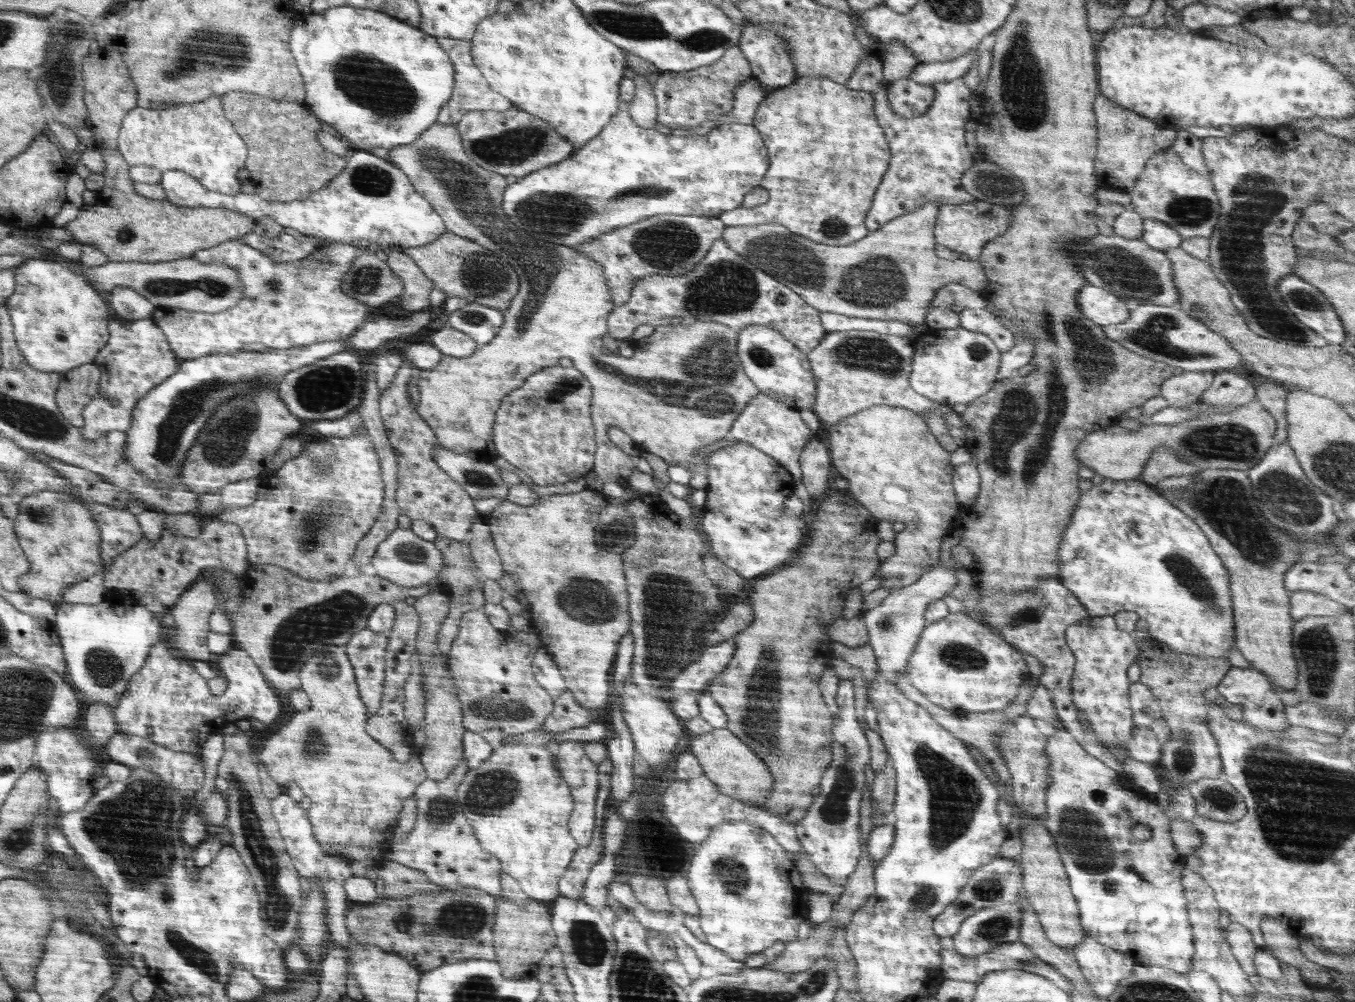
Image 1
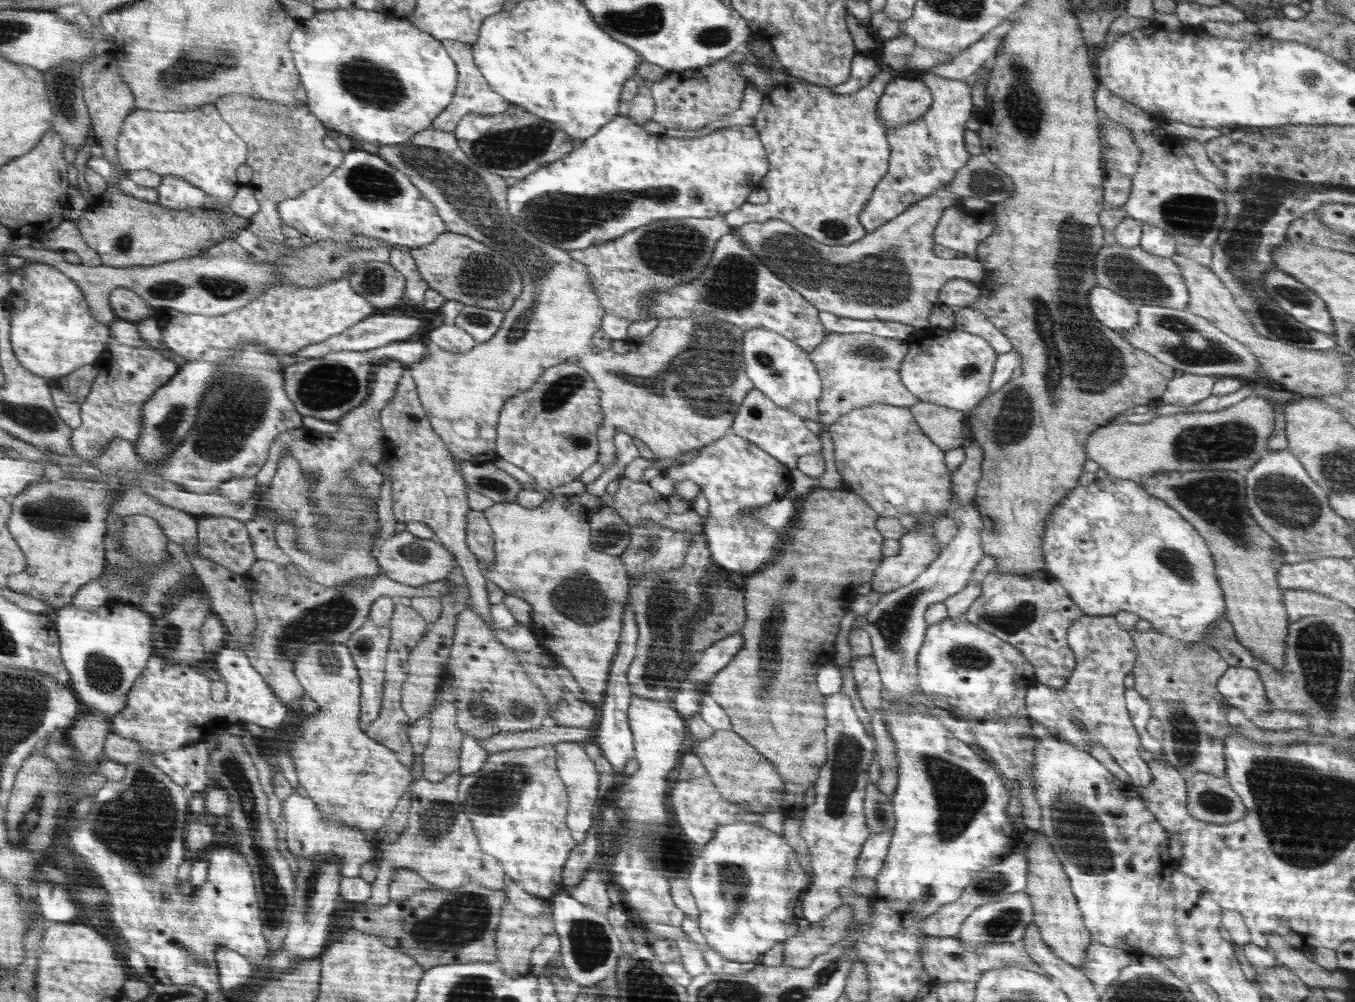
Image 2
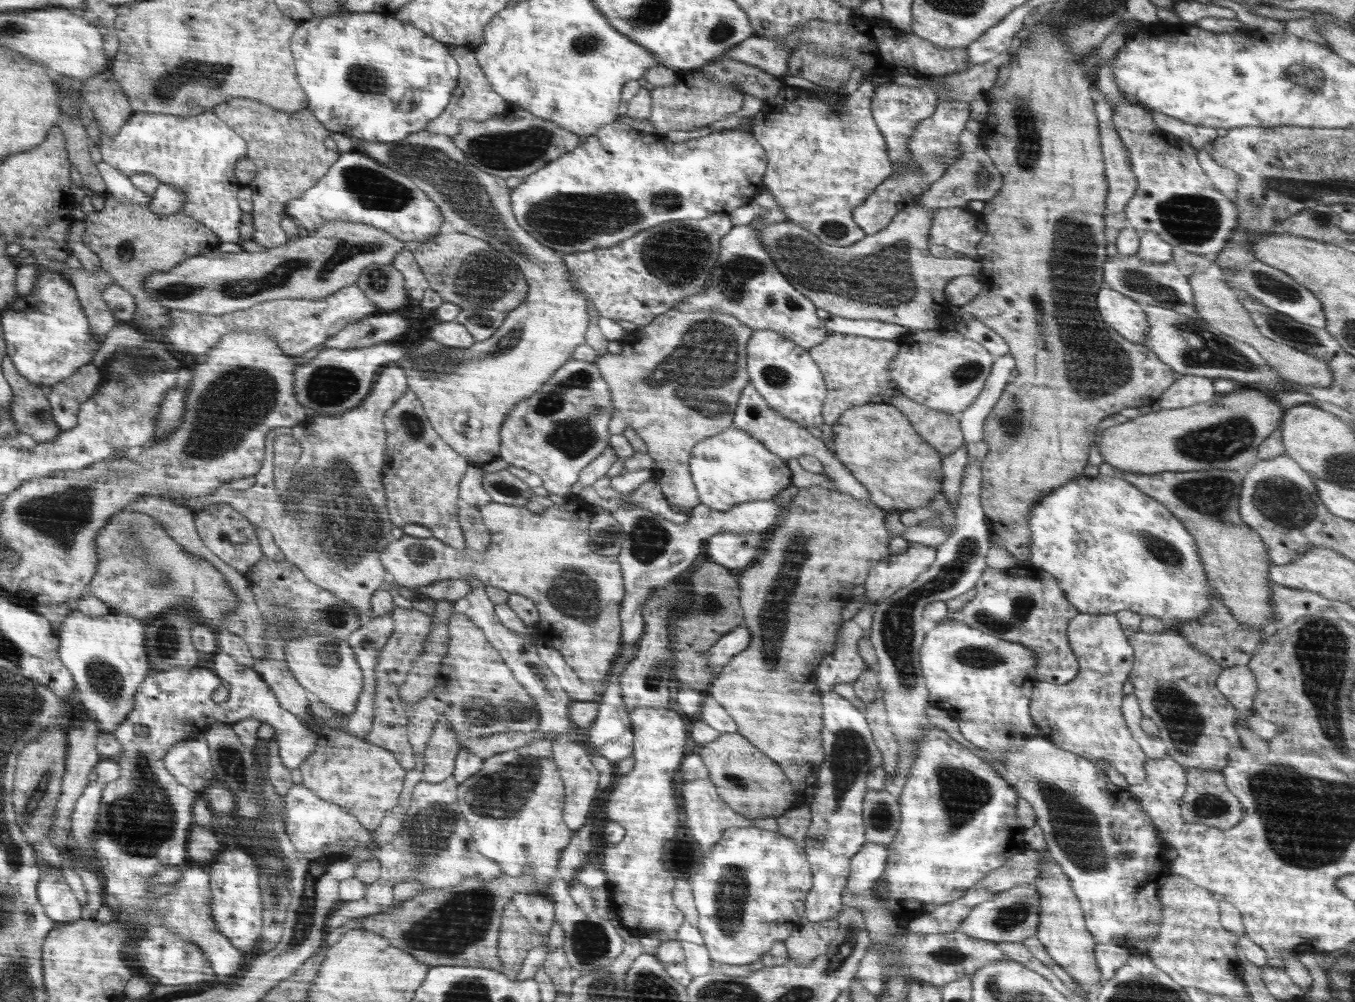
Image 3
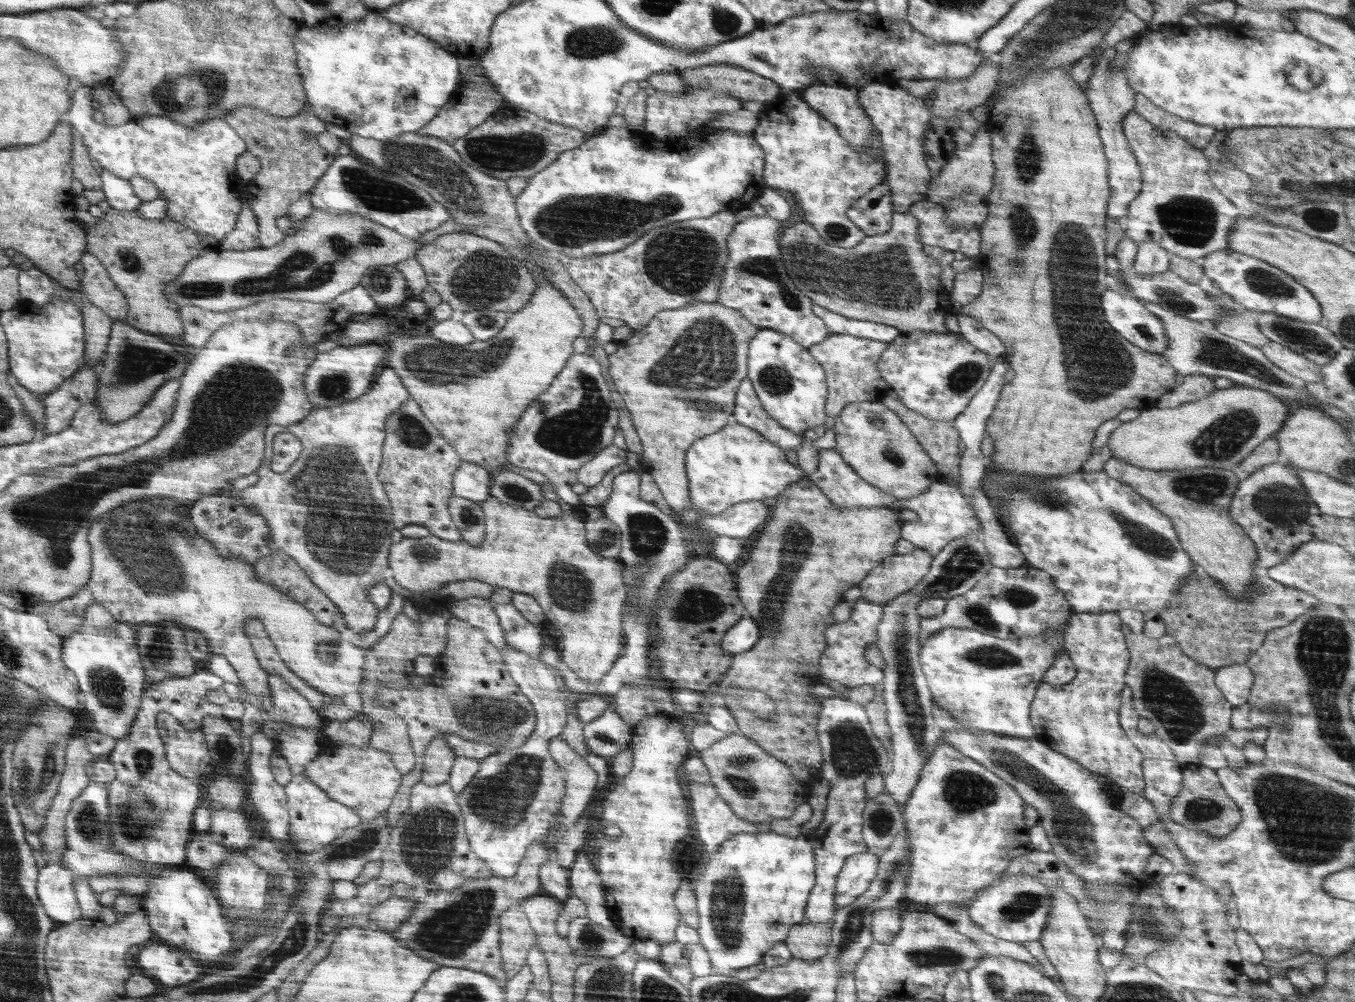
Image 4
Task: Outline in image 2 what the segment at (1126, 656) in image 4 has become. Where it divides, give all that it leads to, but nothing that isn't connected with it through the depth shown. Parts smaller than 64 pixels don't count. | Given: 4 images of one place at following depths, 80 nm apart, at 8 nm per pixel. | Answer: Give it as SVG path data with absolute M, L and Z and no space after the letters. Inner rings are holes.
M1084 615L1068 629L1067 643L1074 651L1076 666L1064 689L1056 691L1036 682L1025 694L1026 712L1044 734L1068 740L1088 753L1088 741L1099 742L1128 773L1133 786L1148 786L1153 776L1138 747L1140 740L1126 706L1124 678L1134 668L1137 648L1132 632L1118 626L1114 615ZM1078 721L1080 725L1075 724ZM1082 733L1088 733L1084 735Z

